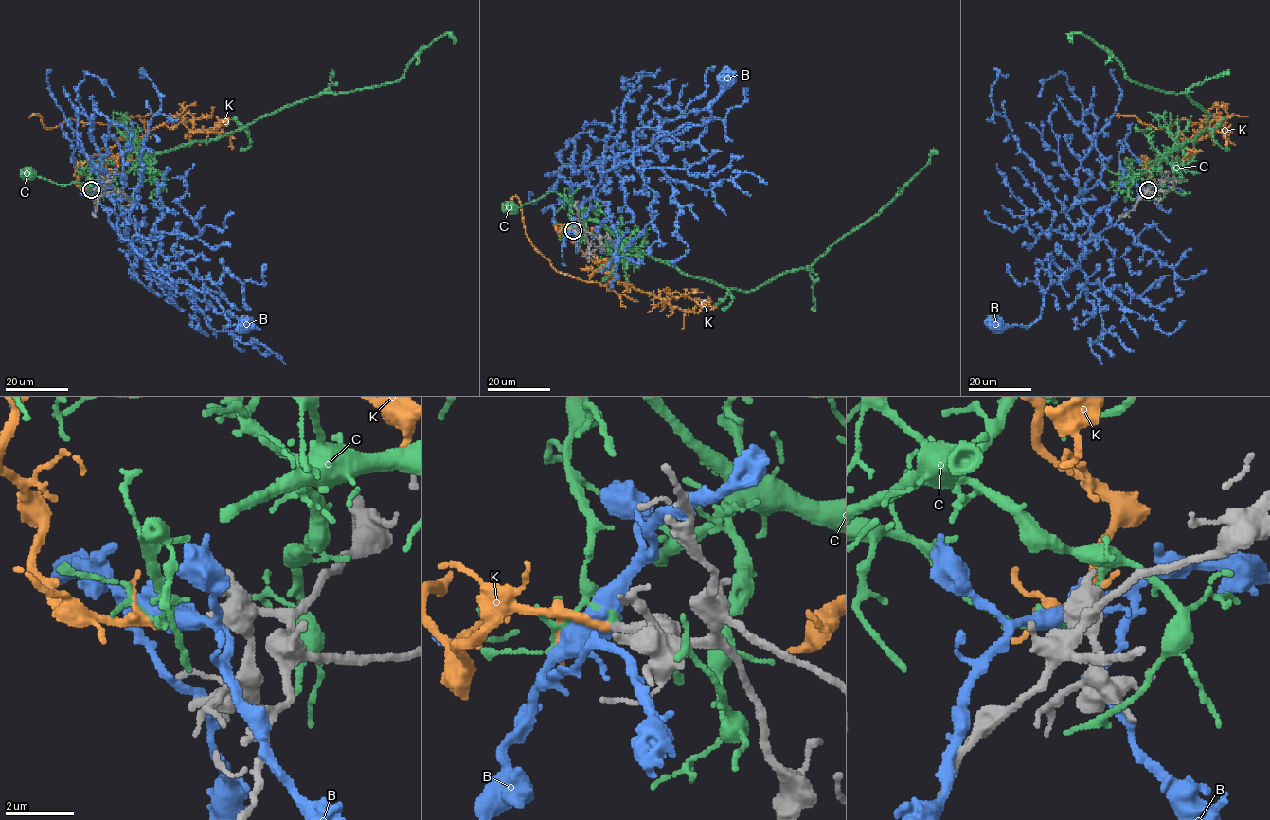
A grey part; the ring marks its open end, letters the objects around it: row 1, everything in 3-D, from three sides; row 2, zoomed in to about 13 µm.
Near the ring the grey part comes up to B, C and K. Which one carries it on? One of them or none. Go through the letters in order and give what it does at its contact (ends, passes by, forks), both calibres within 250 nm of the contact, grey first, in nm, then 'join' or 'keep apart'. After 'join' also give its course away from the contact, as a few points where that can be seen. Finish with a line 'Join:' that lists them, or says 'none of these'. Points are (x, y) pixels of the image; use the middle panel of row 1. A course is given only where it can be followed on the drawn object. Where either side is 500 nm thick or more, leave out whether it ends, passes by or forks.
B: it forks there; 360 nm thick on the grey side, 440 nm on the other; keep apart
C: it passes by; 360 nm thick on the grey side, 130 nm on the other; keep apart
K: it ends there; 320 nm thick on the grey side, 280 nm on the other; join; it runs (573, 229), (559, 233), (556, 227), (605, 272), (605, 285), (558, 272), (526, 233), (519, 199), (510, 202)
Join: K

